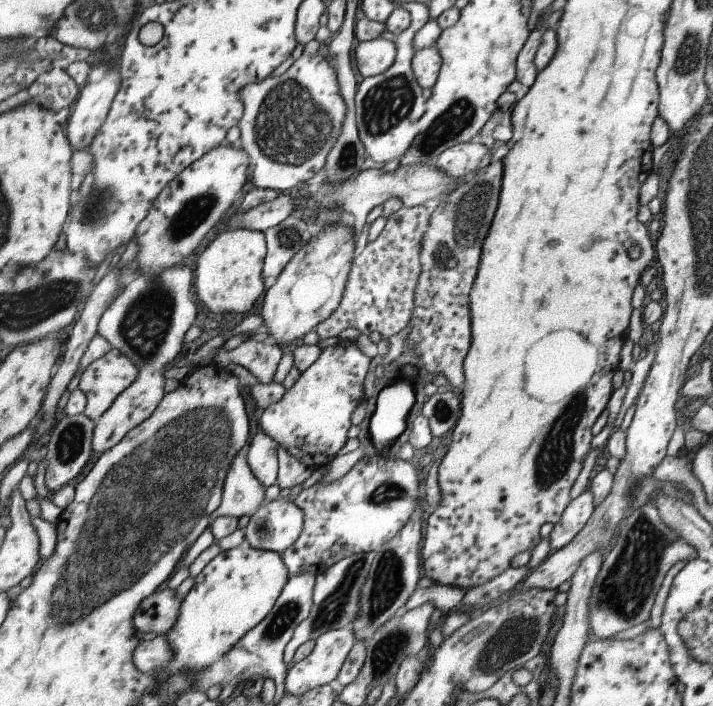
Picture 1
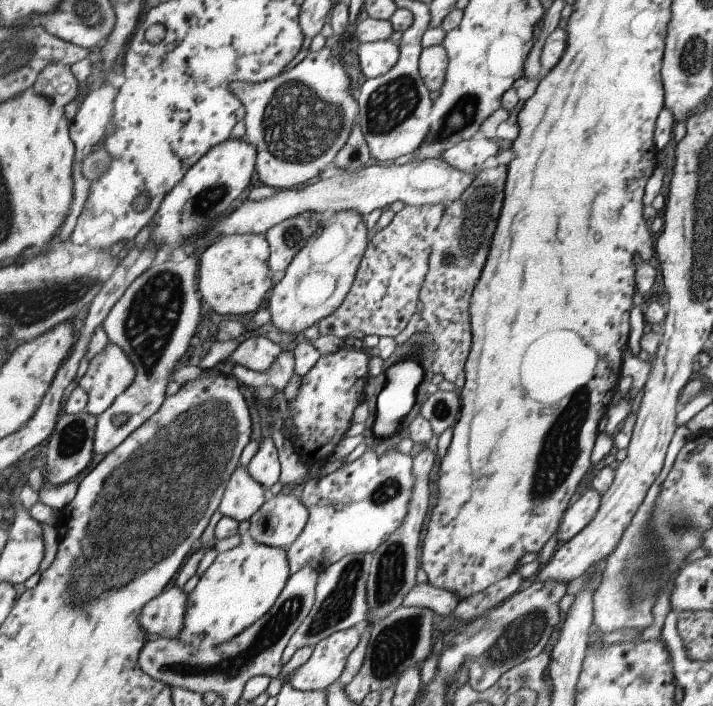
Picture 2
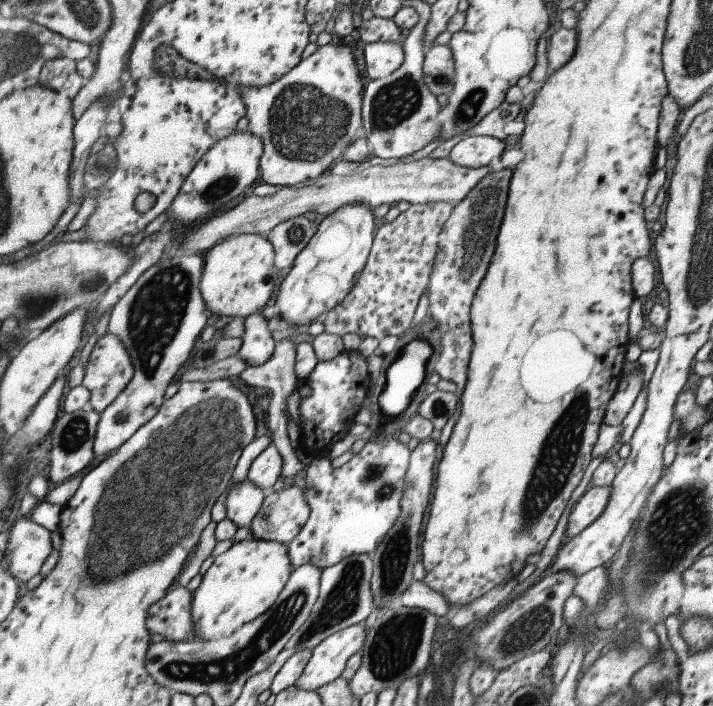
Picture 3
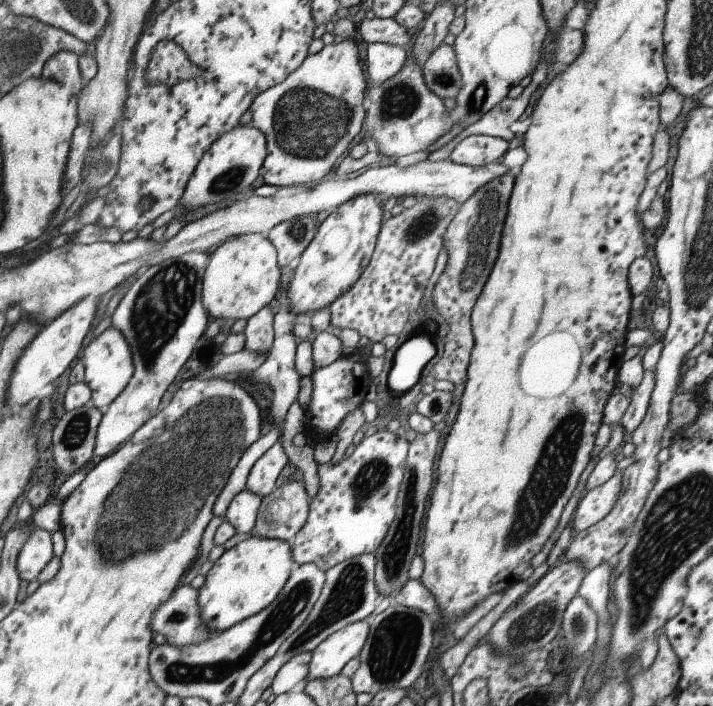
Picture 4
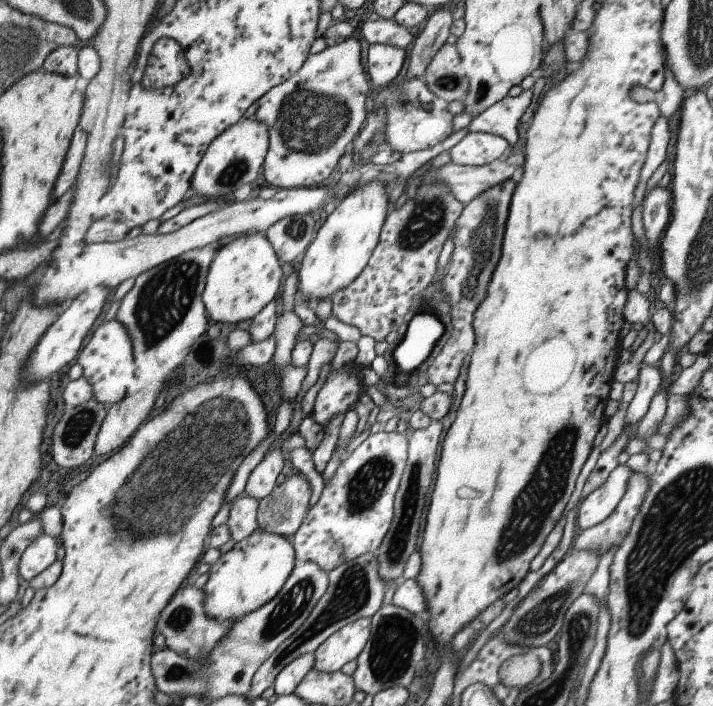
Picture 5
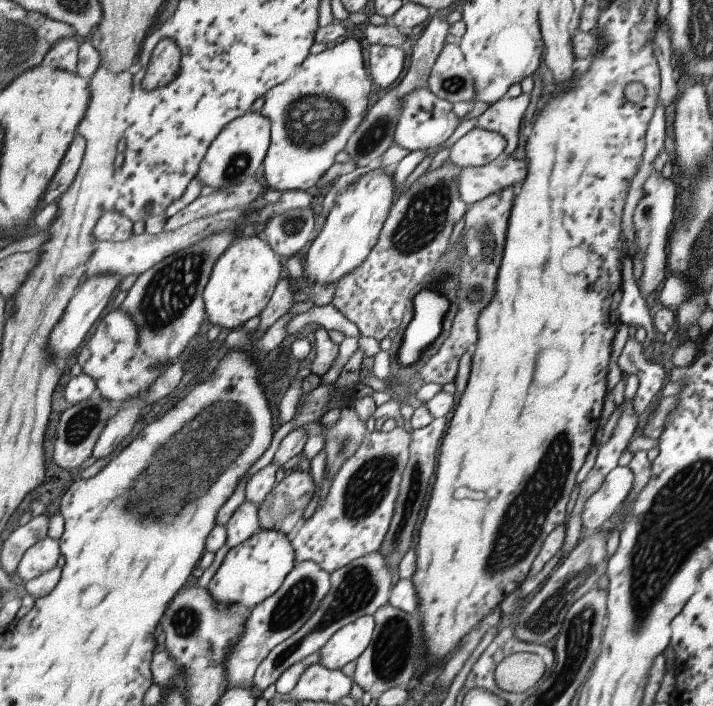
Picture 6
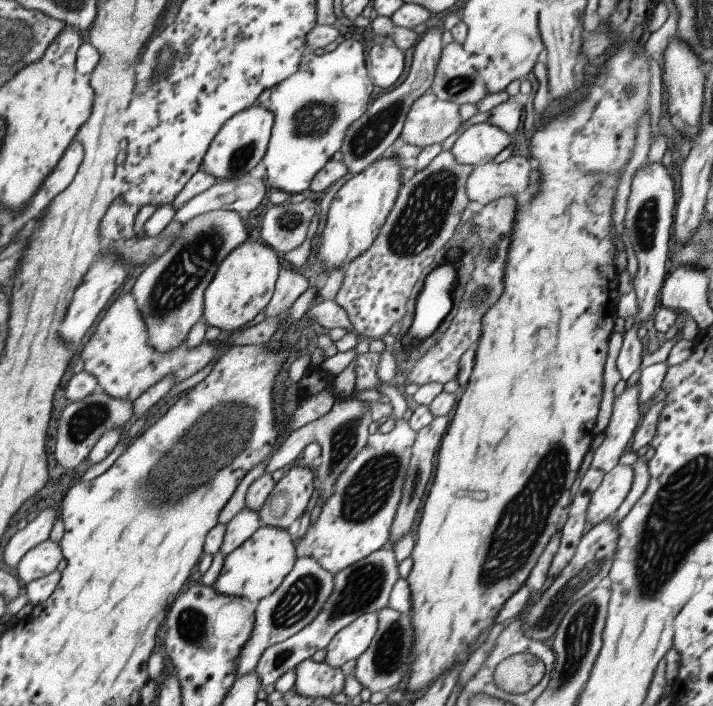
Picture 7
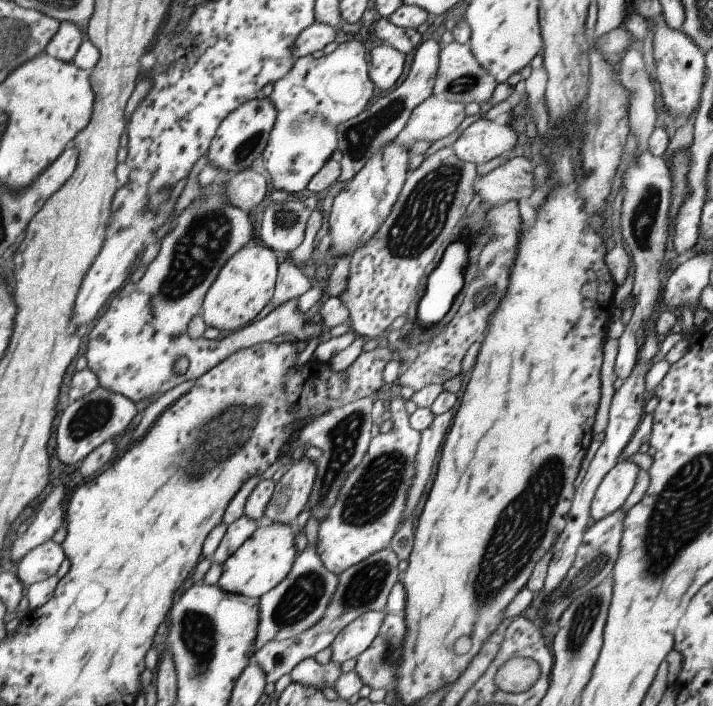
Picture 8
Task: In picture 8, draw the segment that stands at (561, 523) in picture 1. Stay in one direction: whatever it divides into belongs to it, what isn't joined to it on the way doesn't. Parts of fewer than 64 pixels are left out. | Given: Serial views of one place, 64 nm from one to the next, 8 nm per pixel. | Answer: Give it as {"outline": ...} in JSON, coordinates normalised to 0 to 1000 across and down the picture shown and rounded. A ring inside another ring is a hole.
{"outline":[[[871,650],[846,674],[827,712],[826,729],[842,737],[871,720],[891,687],[895,661],[879,650]]]}

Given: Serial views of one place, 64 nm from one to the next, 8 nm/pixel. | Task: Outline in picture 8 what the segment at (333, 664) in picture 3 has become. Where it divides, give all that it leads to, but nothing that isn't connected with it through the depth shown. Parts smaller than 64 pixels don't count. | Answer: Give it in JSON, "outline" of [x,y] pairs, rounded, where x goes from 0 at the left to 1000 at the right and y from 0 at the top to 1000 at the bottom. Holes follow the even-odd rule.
{"outline":[[[540,864],[513,865],[499,878],[487,884],[464,909],[463,936],[478,942],[487,935],[499,932],[509,921],[513,921],[529,899],[541,870]]]}

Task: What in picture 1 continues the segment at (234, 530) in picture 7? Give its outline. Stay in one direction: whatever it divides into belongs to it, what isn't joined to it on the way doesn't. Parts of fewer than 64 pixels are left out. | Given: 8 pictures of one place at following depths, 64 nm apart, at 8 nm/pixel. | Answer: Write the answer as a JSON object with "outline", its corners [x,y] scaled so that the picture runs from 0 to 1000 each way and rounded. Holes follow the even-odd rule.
{"outline":[[[346,629],[341,630],[321,659],[309,700],[309,712],[297,725],[299,734],[320,731],[334,735],[338,731],[351,731],[370,710],[370,688],[352,671],[345,656],[346,636]]]}

